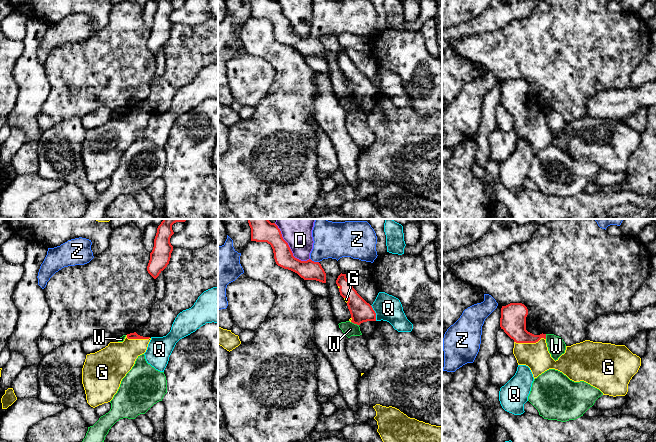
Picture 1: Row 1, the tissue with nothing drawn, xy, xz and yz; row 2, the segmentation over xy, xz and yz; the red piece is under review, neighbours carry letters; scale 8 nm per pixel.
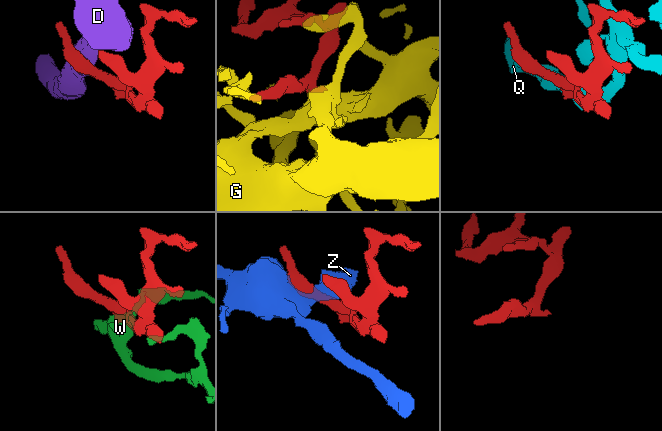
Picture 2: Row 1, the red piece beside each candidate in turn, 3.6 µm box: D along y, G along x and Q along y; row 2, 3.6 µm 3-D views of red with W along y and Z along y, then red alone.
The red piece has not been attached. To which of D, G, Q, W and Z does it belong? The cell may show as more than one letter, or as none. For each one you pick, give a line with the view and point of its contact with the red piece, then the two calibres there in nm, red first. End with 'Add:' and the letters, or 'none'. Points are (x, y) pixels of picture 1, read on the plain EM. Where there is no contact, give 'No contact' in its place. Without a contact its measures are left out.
G: Touches red at yz (529, 118). Thickness 200 nm (red) against 220 nm
Add: G

